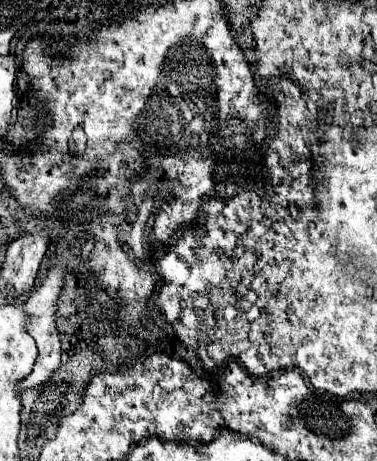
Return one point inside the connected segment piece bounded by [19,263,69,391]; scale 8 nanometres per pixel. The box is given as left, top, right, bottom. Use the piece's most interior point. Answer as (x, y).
(41, 305)

